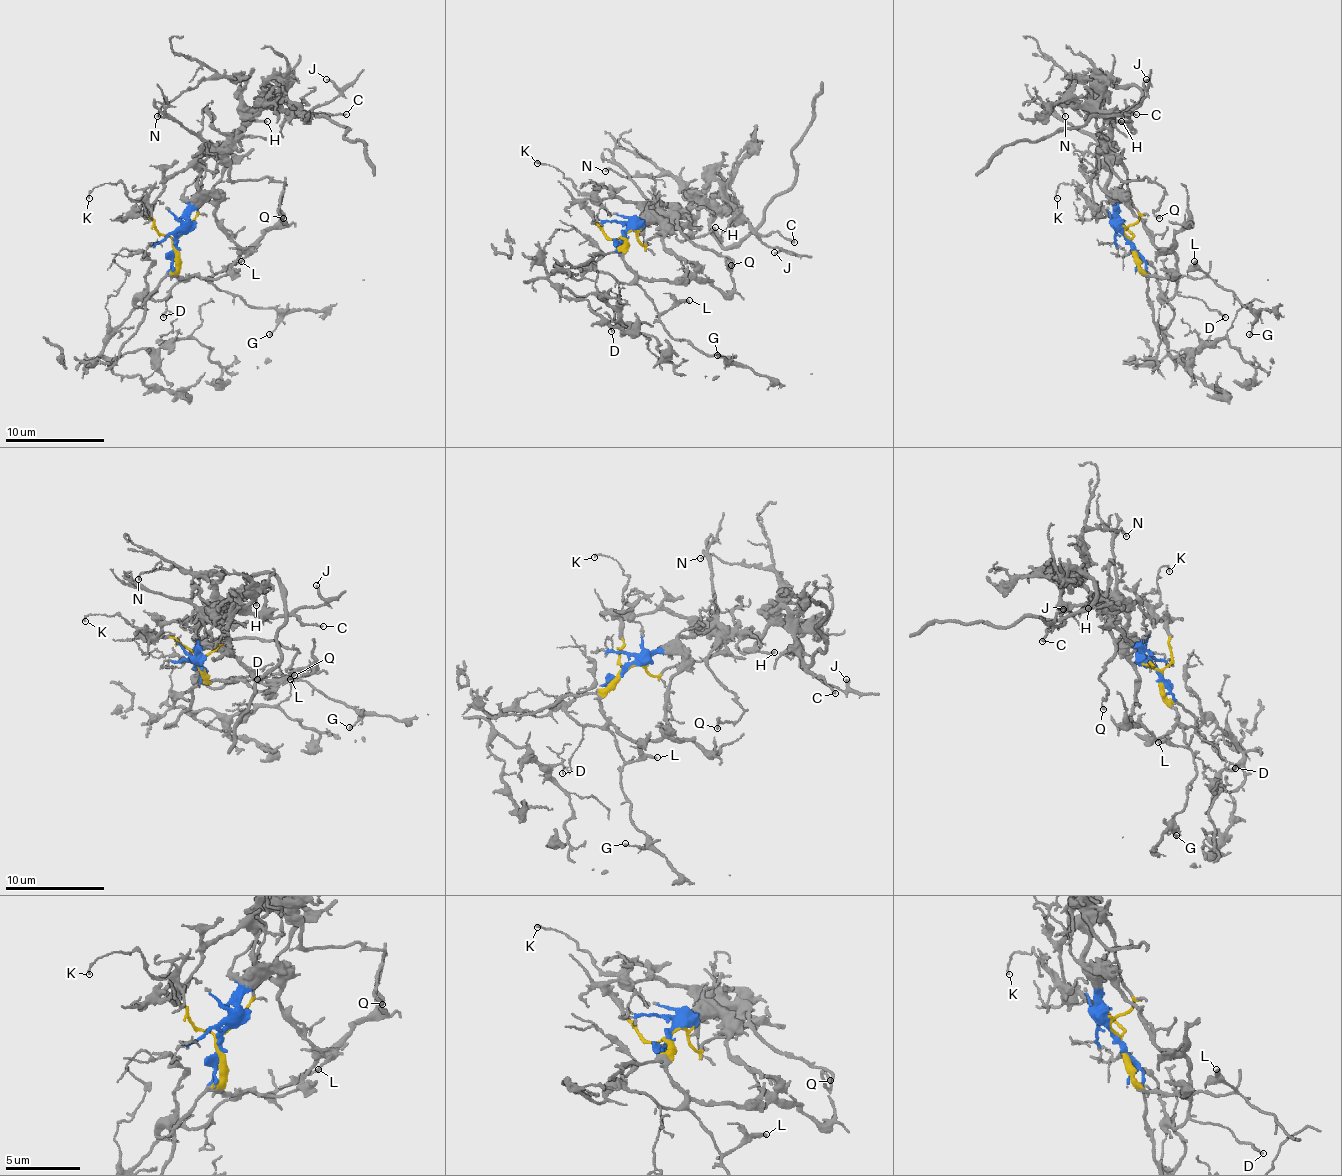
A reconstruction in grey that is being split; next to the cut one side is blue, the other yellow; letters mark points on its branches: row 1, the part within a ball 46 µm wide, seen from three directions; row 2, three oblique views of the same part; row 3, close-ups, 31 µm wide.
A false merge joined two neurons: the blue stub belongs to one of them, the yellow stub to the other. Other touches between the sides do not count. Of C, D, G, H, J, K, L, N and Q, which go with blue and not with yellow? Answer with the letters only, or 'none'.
C, H, J, N, Q

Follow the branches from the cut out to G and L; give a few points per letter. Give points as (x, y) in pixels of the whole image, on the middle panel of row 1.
G: (624, 235), (624, 255), (634, 282), (673, 337), (686, 339), (696, 349), (720, 354), (728, 362), (718, 354)
L: (624, 235), (624, 255), (634, 282), (659, 312), (688, 300)

